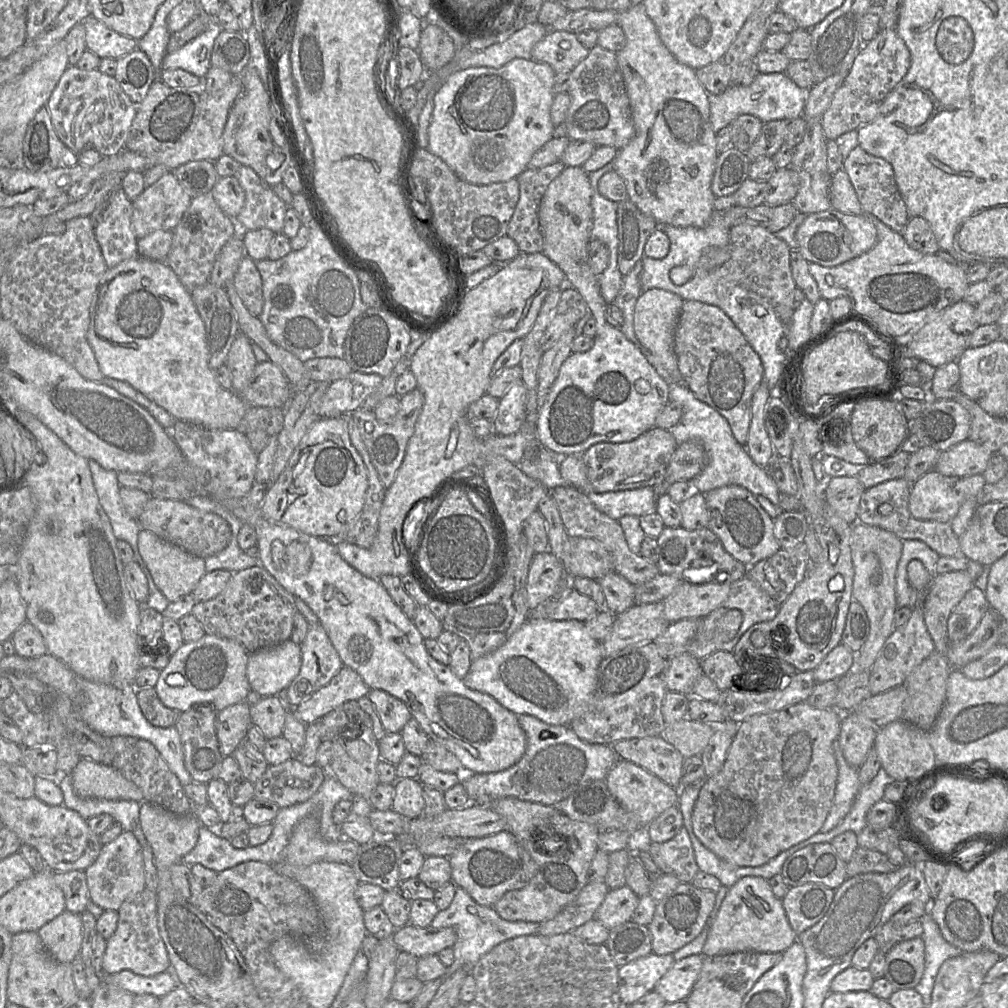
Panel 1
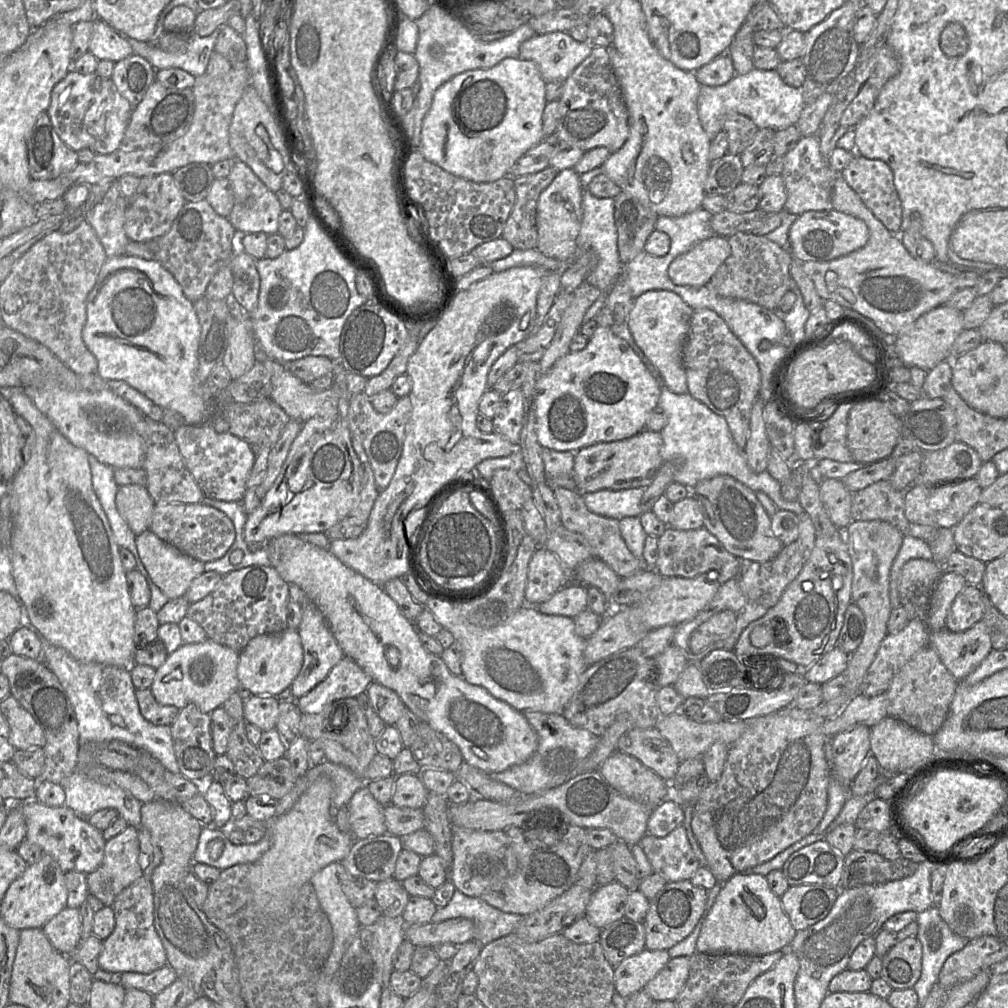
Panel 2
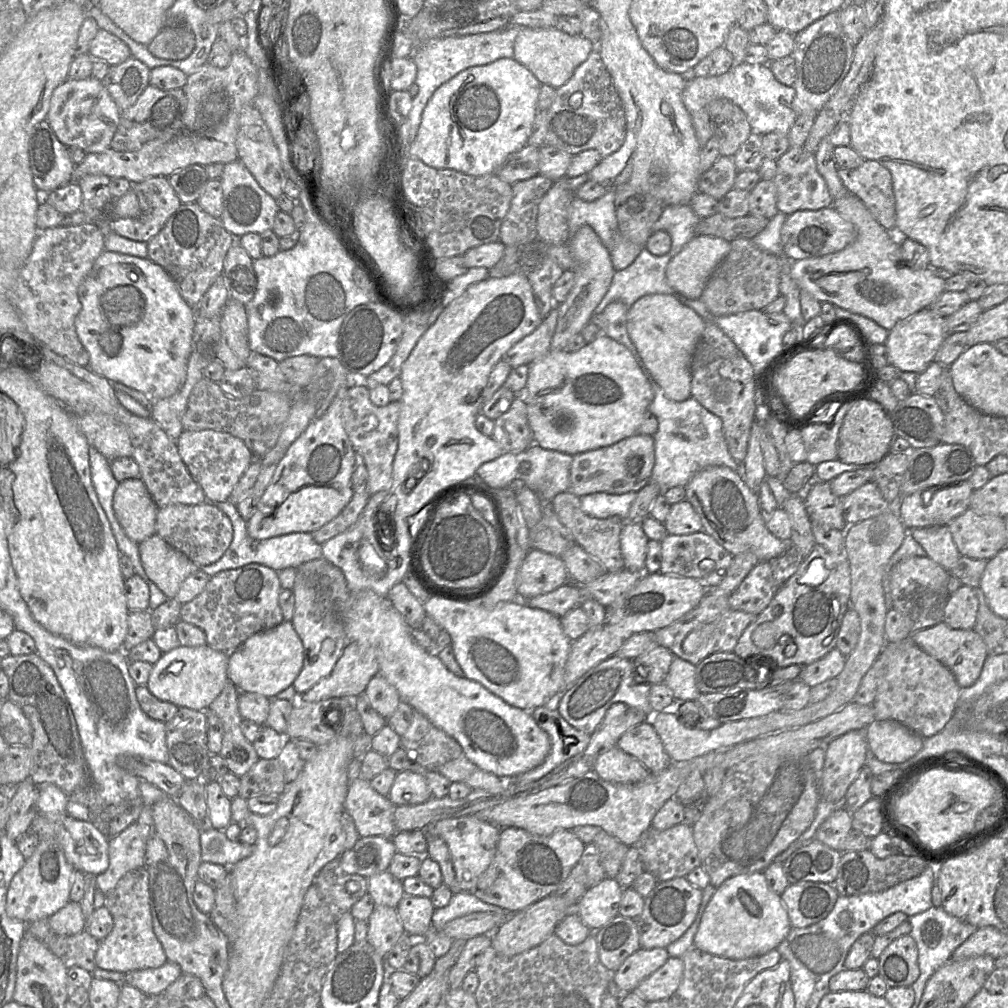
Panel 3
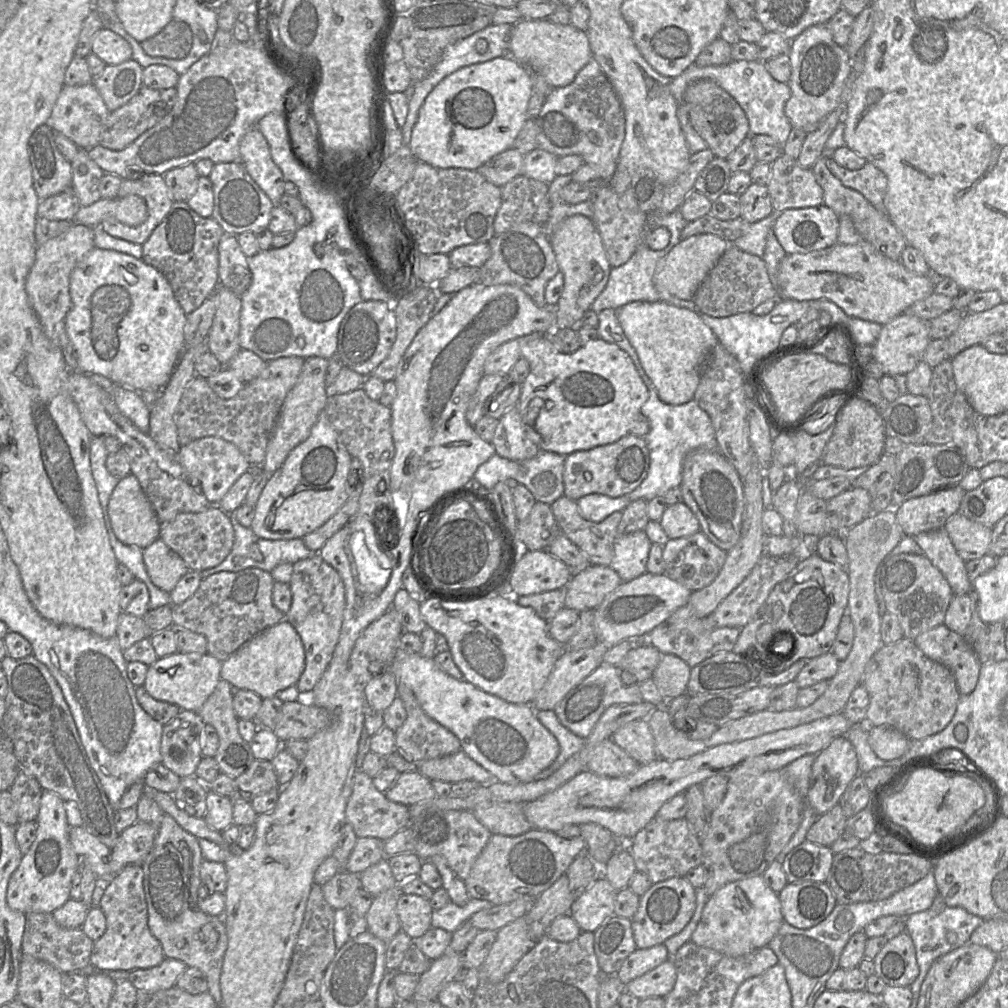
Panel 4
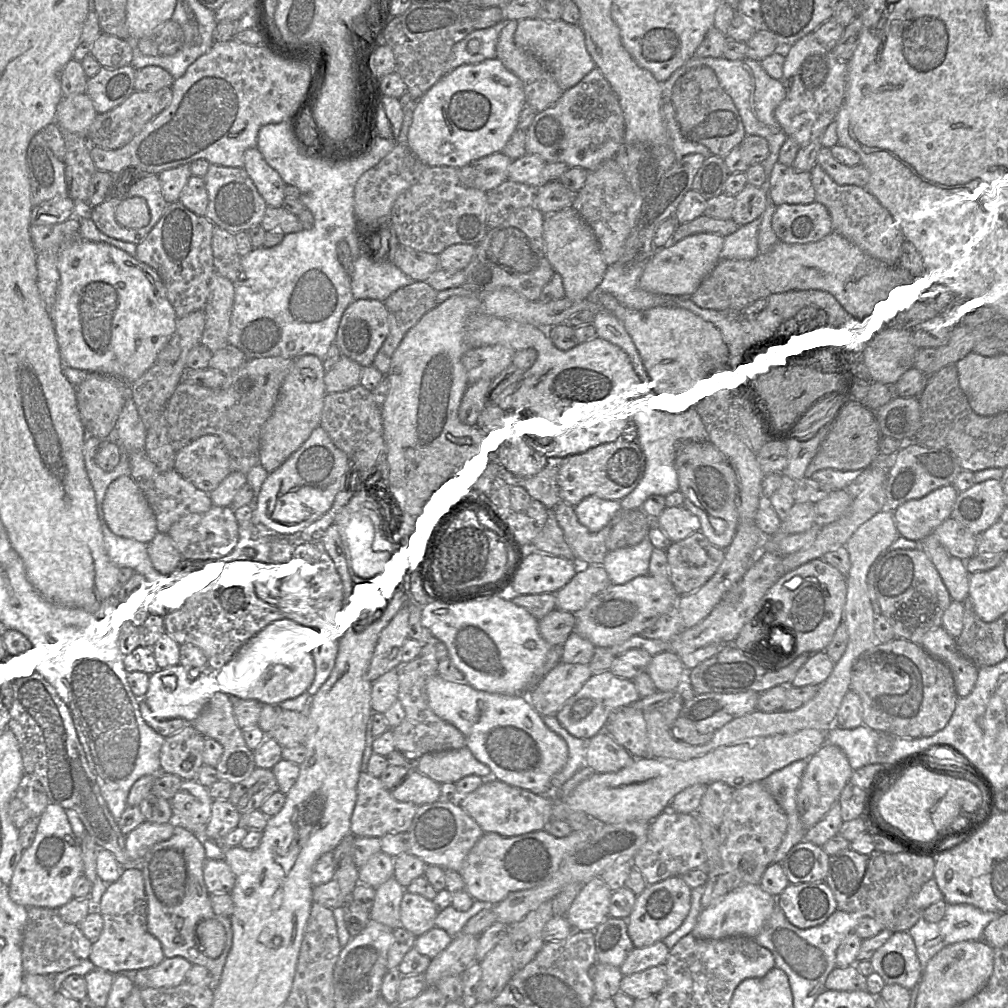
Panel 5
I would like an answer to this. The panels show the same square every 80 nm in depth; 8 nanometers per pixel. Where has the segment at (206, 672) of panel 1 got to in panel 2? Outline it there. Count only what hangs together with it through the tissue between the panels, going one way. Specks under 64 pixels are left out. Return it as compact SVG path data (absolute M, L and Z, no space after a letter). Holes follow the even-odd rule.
M209 639L195 644L183 643L156 669L150 690L161 705L172 705L181 710L193 704L201 712L210 714L231 694L241 690L237 676L238 661L239 652Z

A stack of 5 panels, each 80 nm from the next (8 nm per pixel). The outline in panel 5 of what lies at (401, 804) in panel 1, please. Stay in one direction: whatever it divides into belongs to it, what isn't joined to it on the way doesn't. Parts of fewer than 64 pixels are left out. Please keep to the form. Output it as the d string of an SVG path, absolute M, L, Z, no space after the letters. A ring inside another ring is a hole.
M413 768L389 791L397 801L411 802L419 806L439 800L440 785Z

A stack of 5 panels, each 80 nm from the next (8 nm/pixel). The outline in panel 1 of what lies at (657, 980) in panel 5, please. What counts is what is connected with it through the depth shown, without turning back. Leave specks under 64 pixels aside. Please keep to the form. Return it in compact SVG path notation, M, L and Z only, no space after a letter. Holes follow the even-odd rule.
M690 955L675 961L668 972L657 982L655 992L667 1003L685 1001L695 987L703 964L702 955Z

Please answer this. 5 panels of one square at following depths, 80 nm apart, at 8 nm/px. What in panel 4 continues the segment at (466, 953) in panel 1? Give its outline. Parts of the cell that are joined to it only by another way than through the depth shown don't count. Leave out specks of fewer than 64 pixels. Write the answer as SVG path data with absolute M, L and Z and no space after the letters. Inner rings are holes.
M470 898L463 906L459 906L450 901L444 907L433 911L431 925L432 927L442 928L450 933L454 933L473 914L493 905L490 901L476 898Z

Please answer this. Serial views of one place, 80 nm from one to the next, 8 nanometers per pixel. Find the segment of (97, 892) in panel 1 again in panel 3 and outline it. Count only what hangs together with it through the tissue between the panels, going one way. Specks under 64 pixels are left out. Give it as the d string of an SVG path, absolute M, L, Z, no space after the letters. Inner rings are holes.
M137 822L108 840L109 866L95 877L97 889L108 894L129 871L145 867L146 829Z

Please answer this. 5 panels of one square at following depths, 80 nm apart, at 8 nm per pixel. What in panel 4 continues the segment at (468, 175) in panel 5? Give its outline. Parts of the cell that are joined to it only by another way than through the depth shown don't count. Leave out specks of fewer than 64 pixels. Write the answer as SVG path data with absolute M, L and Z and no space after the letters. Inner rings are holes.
M510 148L492 157L476 171L492 184L501 187L522 175L523 161L524 155Z

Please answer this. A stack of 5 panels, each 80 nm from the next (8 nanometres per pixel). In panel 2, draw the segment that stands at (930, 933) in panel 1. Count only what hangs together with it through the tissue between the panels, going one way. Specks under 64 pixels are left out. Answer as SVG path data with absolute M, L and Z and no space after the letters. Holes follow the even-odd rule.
M937 906L917 914L917 938L922 944L921 976L913 986L919 1005L926 1001L946 959L961 950L970 940L954 933L940 917Z

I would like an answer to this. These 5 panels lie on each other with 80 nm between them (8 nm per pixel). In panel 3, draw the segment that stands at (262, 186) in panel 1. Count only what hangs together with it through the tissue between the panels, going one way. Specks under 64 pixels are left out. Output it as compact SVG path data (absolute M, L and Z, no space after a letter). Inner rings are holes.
M240 160L226 163L219 179L223 191L223 210L220 219L227 231L235 237L241 237L247 233L260 235L272 230L275 216L279 211L276 199L259 185Z

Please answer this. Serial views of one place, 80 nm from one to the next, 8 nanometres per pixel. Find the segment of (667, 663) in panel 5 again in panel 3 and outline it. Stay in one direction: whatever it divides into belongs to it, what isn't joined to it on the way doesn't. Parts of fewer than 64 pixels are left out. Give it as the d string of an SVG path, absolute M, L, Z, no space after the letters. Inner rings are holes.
M674 656L664 684L666 684L672 691L675 699L683 701L696 701L701 695L701 692L698 690L696 684L696 666L688 661L681 659L678 656Z

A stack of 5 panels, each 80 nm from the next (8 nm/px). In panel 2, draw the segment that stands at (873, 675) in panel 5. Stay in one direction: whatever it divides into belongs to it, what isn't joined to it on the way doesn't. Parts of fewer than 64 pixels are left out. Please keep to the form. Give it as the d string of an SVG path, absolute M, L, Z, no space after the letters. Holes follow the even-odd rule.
M926 647L915 654L892 679L885 692L888 699L887 715L922 733L934 736L948 716L958 682L938 654Z

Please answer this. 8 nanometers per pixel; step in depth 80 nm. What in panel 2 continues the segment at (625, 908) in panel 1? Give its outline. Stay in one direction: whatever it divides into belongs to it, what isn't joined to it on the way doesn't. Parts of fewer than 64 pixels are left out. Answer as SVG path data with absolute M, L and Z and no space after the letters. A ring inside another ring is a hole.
M617 880L596 886L589 904L587 905L586 918L599 929L625 916L625 905L629 890Z

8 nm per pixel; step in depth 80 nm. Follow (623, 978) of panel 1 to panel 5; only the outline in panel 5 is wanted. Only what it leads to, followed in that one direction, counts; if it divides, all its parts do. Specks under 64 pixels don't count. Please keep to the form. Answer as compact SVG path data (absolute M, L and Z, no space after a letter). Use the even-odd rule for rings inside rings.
M657 941L642 948L634 947L619 967L619 970L623 976L627 976L651 967L664 965L668 954L669 949L662 941Z

